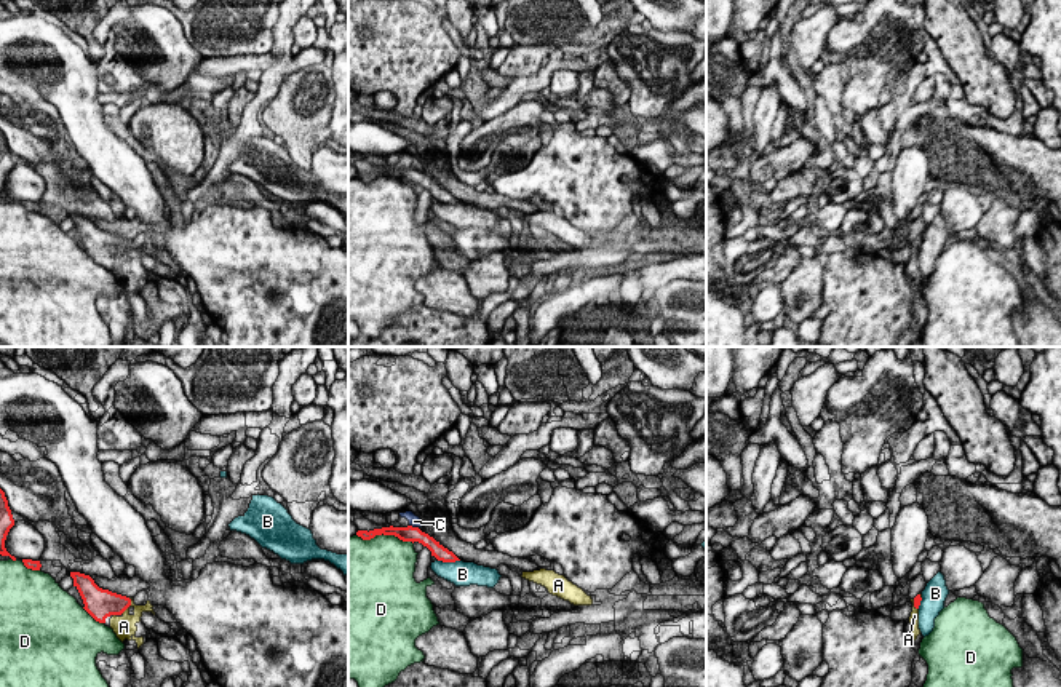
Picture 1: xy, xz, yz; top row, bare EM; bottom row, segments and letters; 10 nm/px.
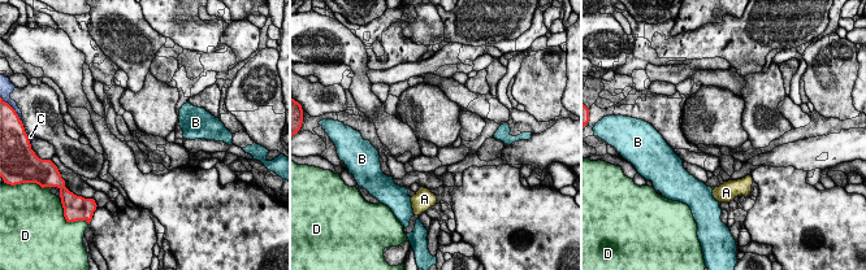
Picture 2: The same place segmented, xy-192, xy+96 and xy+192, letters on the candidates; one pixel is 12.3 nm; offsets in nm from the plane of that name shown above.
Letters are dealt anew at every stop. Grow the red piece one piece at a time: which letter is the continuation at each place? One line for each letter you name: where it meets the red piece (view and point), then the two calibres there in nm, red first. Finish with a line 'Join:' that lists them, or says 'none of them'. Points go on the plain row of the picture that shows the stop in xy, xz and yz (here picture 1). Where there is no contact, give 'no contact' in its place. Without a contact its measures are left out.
A: xy (128, 248) | 280/220 nm
Join: A

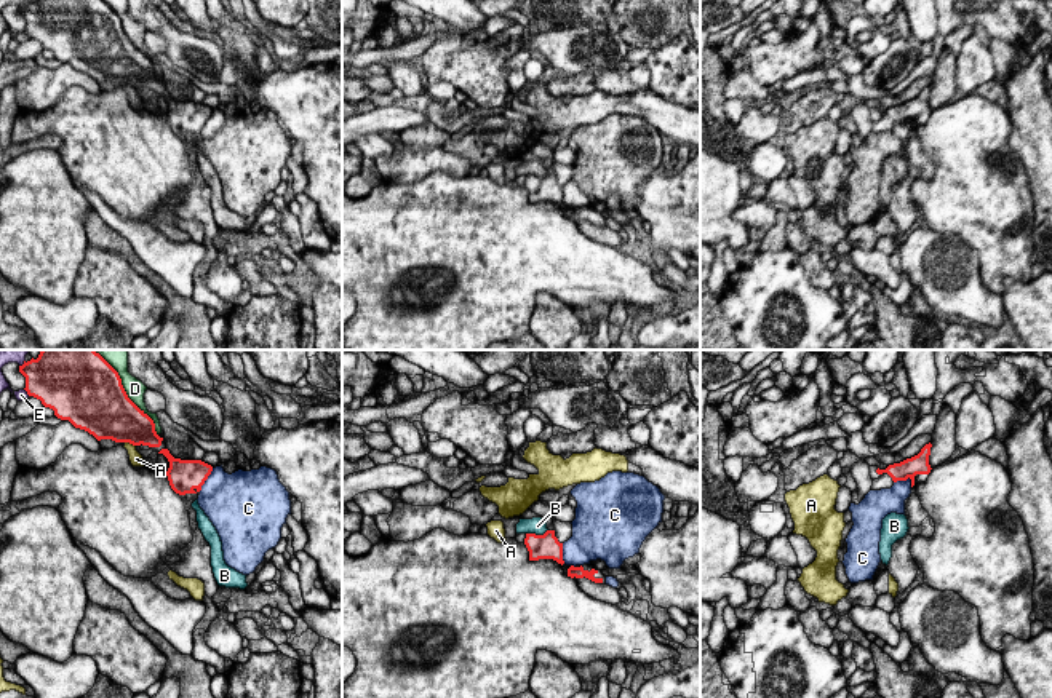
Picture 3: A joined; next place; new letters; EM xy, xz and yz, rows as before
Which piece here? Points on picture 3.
Join: none of them

